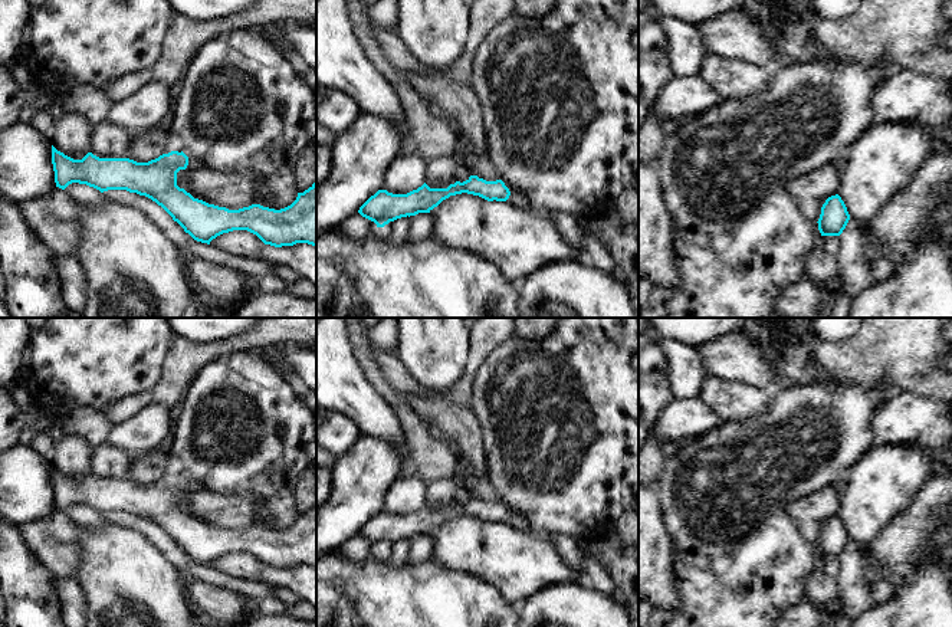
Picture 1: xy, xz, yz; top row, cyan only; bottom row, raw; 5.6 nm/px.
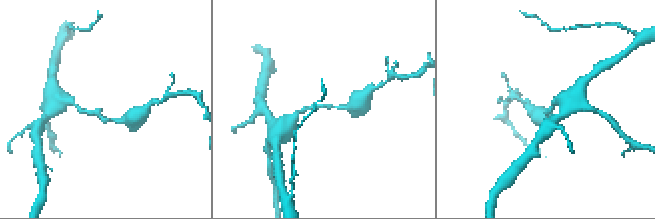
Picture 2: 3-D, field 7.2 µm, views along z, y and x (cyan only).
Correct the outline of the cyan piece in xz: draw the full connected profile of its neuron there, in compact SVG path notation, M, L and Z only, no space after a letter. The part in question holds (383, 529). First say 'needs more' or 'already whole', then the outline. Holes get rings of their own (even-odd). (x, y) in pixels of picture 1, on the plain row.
needs more; M470 498L466 503L456 503L447 511L430 511L424 505L407 516L393 516L387 512L378 512L360 529L358 535L374 544L377 549L384 549L401 539L430 535L443 522L462 515L479 518L488 523L506 523L519 532L529 532L526 521L511 515L502 502L486 503L477 498Z

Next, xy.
needs more; M52 467L52 486L56 509L65 512L72 505L86 506L99 512L127 512L145 518L161 528L174 544L194 562L207 565L223 555L233 552L247 552L256 557L265 567L275 569L308 565L316 568L316 503L303 515L298 515L296 522L280 532L252 526L239 532L229 532L194 521L184 511L177 508L177 495L180 492L204 490L198 483L188 480L183 473L163 476L148 485L137 485L129 480L99 480L88 475L82 482L73 482Z

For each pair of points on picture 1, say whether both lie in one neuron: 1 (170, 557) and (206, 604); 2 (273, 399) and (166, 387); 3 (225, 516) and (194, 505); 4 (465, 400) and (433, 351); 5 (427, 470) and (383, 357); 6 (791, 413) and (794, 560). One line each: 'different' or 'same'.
1: different
2: different
3: same
4: different
5: different
6: same

